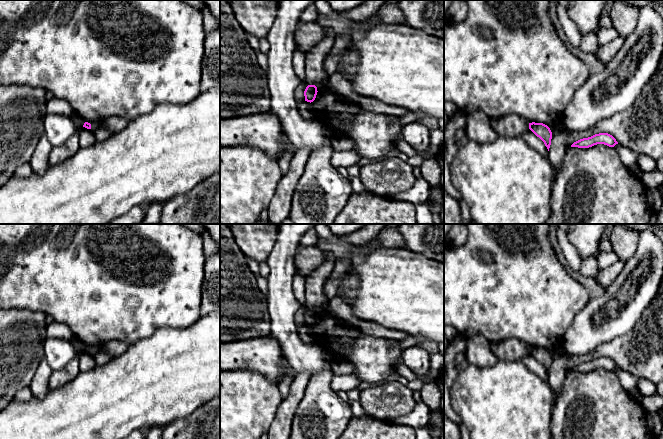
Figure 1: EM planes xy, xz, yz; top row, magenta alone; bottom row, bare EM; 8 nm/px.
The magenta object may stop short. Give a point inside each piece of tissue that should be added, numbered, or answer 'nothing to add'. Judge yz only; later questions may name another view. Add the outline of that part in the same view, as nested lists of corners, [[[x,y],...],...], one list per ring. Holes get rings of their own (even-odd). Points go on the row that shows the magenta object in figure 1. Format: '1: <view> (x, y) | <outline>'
nothing to add

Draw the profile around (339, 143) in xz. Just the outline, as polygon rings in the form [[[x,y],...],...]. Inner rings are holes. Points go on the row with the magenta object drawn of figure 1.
[[[332,136],[331,137],[332,144],[331,147],[333,151],[349,151],[353,150],[354,143],[343,136]]]

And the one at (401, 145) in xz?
[[[403,138],[396,140],[395,149],[398,152],[402,152],[408,156],[413,156],[417,154],[417,152]]]

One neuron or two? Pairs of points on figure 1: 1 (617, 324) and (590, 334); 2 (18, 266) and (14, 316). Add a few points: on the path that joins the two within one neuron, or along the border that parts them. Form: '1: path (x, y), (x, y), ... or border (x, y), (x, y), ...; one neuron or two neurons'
1: path (610, 324), (597, 332); one neuron
2: border (10, 308), (27, 308), (38, 311); two neurons

